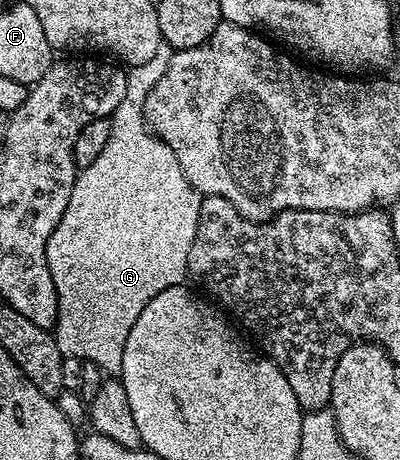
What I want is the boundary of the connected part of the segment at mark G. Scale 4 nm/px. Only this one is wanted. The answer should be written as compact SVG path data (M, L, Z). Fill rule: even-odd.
M162 42L149 61L127 71L125 97L121 97L121 105L109 116L109 141L101 149L101 157L76 174L69 205L57 229L53 229L53 237L49 237L47 264L57 287L57 321L53 334L61 353L75 351L71 343L83 343L83 331L87 331L87 343L107 343L107 327L99 327L99 323L127 323L127 328L133 329L133 321L141 317L141 309L157 293L178 287L188 278L189 249L197 233L201 196L189 185L173 149L153 134L143 115L145 97L149 97L149 89L169 69L172 54L172 47Z

